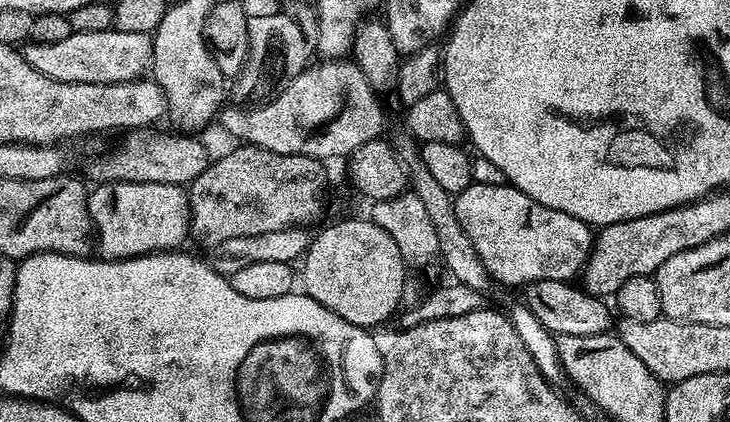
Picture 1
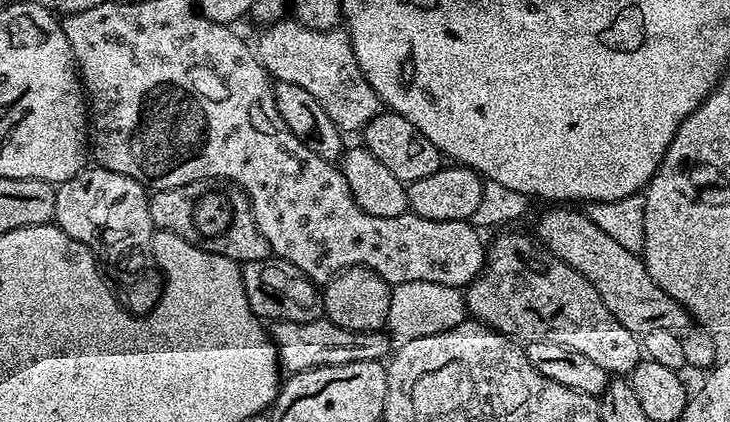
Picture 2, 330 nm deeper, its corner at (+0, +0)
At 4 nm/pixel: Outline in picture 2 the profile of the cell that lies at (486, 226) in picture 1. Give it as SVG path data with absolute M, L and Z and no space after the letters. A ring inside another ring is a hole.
M555 207L554 212L544 214L536 224L535 235L545 249L565 260L578 274L582 274L598 290L606 310L626 326L626 330L643 334L650 330L670 330L683 333L690 324L688 311L677 300L670 298L662 286L650 278L648 267L639 255L631 253L619 242L614 242L605 230L596 226L588 217L587 211L575 212L575 207ZM560 208L566 208L564 210Z

